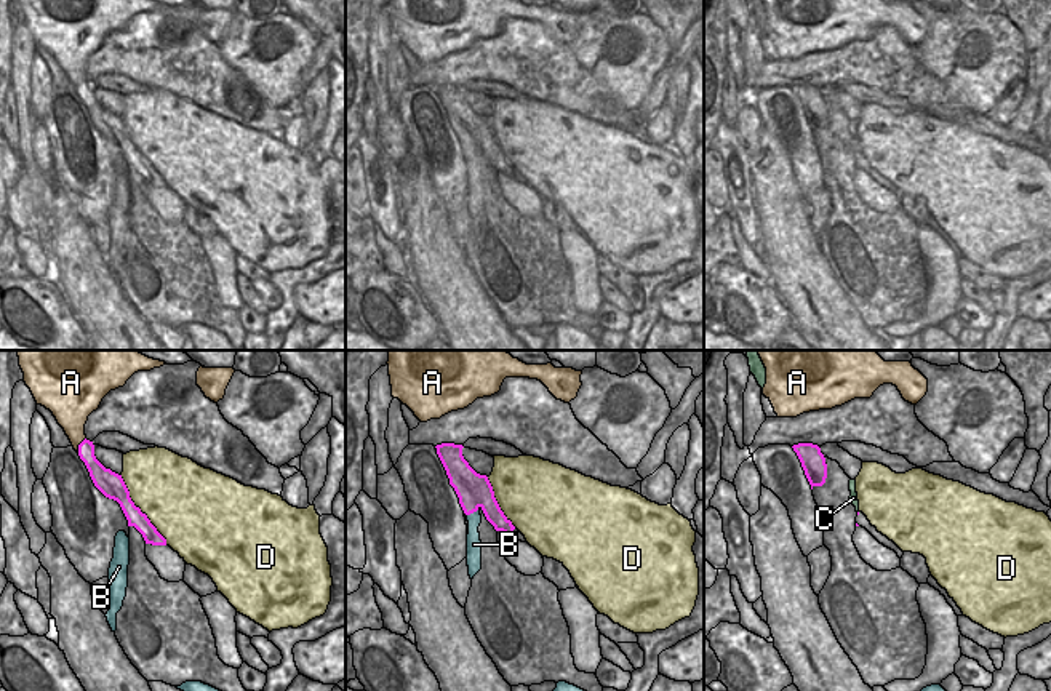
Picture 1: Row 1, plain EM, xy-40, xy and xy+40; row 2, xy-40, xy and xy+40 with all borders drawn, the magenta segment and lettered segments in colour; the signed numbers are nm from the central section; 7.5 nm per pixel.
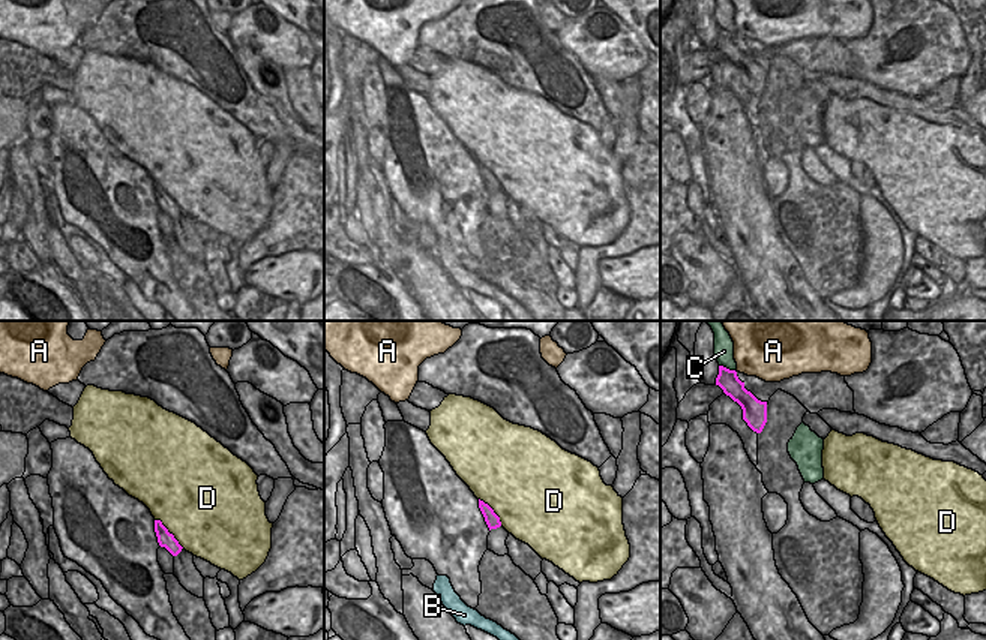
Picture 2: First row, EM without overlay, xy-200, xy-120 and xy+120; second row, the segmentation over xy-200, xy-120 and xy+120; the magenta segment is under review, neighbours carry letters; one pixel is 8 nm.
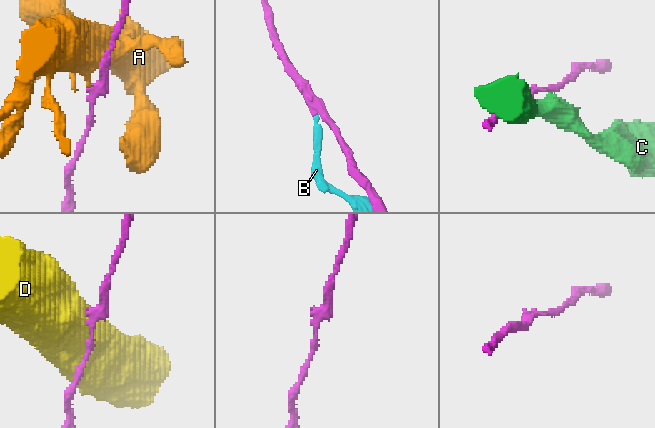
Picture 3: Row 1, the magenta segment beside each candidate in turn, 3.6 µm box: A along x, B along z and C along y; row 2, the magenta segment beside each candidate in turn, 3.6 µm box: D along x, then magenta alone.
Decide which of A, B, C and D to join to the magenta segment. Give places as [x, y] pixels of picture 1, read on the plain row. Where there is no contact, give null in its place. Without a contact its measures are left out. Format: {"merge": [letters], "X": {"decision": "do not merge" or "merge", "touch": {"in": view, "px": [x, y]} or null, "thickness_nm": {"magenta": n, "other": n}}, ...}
{"merge": [], "A": {"decision": "do not merge", "touch": {"in": "xy-40", "px": [79, 87]}, "thickness_nm": {"magenta": 140, "other": 240}}, "B": {"decision": "do not merge", "touch": {"in": "xy", "px": [474, 152]}, "thickness_nm": {"magenta": 260, "other": 110}}, "C": {"decision": "do not merge", "touch": null}, "D": {"decision": "do not merge", "touch": {"in": "xy-40", "px": [139, 152]}, "thickness_nm": {"magenta": 160, "other": 480}}}

